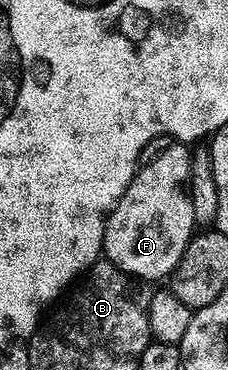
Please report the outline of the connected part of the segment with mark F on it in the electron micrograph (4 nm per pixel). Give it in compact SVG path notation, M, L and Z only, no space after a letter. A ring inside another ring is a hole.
M173 144L167 150L162 150L146 167L135 173L130 186L117 206L110 211L106 220L105 257L114 266L119 266L123 272L139 280L162 278L173 275L178 263L186 255L186 247L196 230L196 223L192 216L192 200L190 199L190 163L192 155L182 144Z

